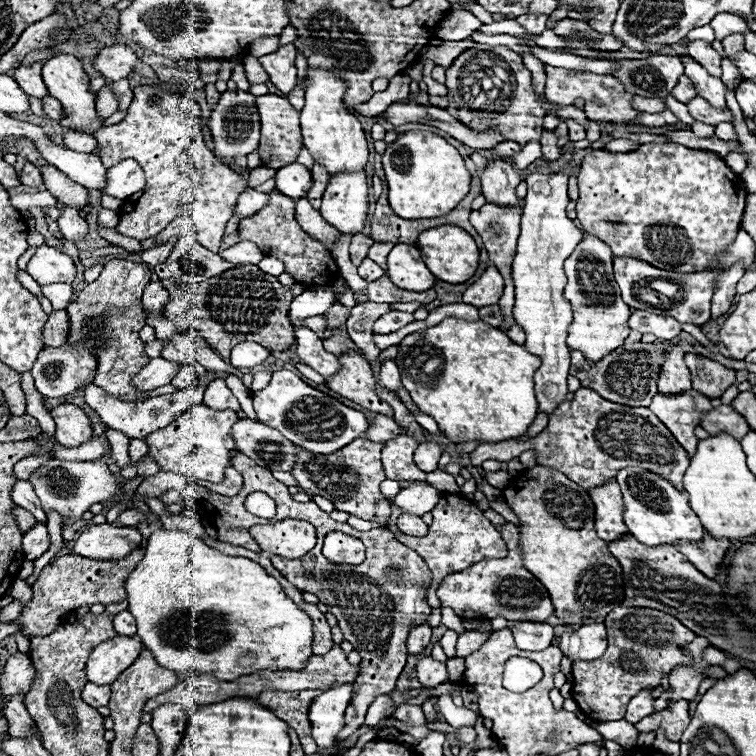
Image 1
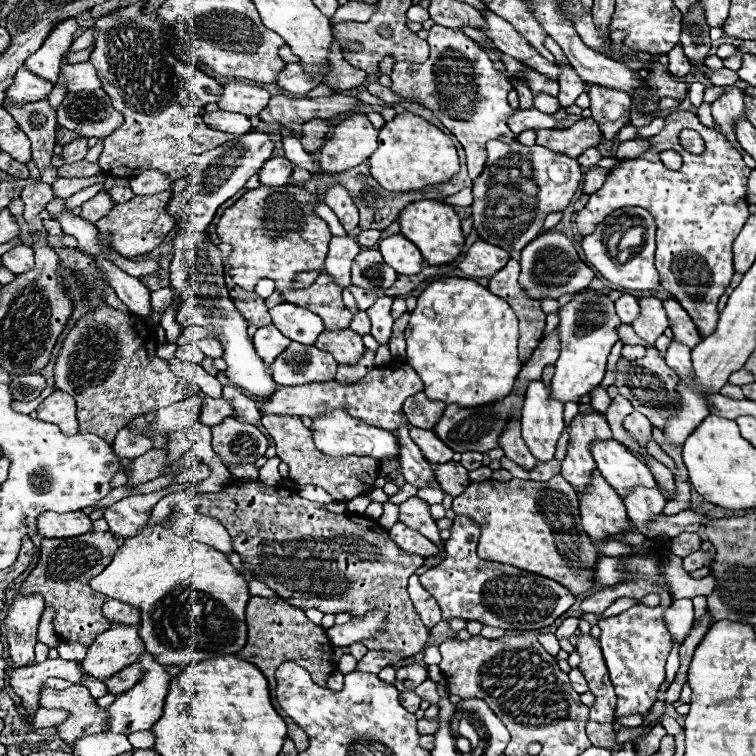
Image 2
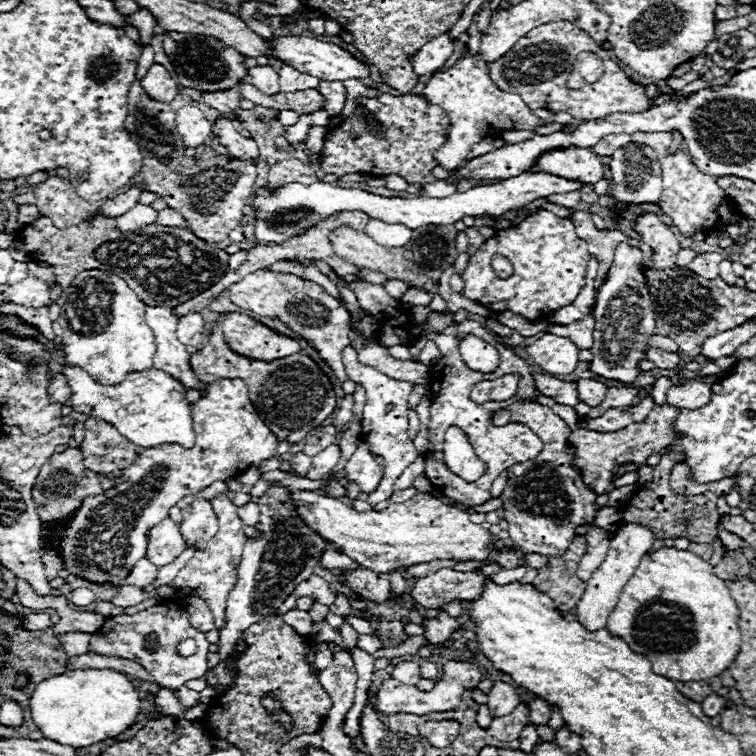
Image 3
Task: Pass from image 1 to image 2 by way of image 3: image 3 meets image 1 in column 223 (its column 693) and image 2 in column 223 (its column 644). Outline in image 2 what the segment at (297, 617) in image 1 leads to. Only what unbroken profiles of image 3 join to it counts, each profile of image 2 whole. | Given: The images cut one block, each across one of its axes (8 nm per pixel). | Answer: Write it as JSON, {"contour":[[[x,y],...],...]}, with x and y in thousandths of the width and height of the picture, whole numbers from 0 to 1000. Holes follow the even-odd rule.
{"contour":[[[193,696],[183,709],[167,712],[164,722],[153,730],[146,749],[130,759],[119,775],[151,794],[164,794],[185,804],[185,828],[183,839],[193,852],[193,862],[204,868],[206,876],[217,881],[246,884],[262,873],[275,873],[280,868],[302,868],[323,857],[328,833],[325,833],[325,794],[331,791],[328,770],[323,762],[302,743],[294,730],[286,730],[280,722],[254,714],[254,709],[235,709],[220,696]]]}

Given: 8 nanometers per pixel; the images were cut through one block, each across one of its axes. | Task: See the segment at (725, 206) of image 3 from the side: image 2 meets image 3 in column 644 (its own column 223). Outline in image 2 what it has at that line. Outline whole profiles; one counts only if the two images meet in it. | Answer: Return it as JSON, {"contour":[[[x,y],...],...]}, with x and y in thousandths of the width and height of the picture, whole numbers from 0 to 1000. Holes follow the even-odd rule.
{"contour":[[[159,11],[124,32],[124,69],[119,79],[151,143],[164,151],[164,164],[138,185],[130,217],[143,233],[169,235],[185,225],[212,225],[225,241],[233,241],[249,233],[259,206],[312,180],[278,172],[267,161],[265,140],[288,135],[294,111],[272,101],[262,87],[235,82],[214,53],[220,34],[206,26],[206,19],[193,21],[190,11]]]}

